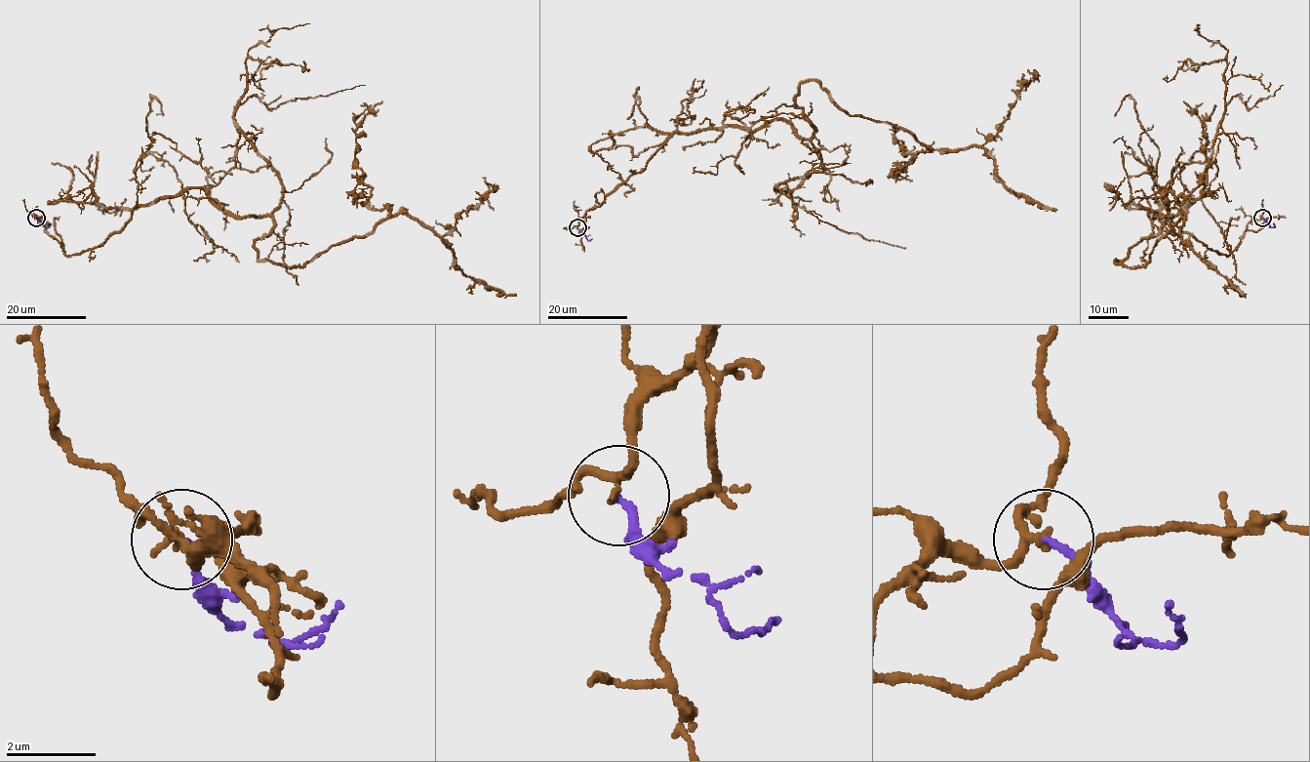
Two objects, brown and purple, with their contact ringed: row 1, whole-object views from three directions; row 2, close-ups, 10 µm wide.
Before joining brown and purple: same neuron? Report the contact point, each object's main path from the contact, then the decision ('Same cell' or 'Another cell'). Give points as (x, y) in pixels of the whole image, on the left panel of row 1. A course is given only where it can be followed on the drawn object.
Place: (36, 218). Course of brown: (36, 219), (77, 255), (200, 188), (273, 220), (258, 260), (300, 266), (408, 213), (516, 294). Course of purple: (36, 219), (44, 227), (50, 223). Another cell

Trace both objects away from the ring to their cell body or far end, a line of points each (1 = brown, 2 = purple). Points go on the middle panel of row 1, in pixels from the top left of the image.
1: (577, 227), (675, 133), (784, 119), (809, 139), (810, 81), (927, 146), (980, 146), (1057, 210)
2: (577, 227), (585, 237), (591, 238)

